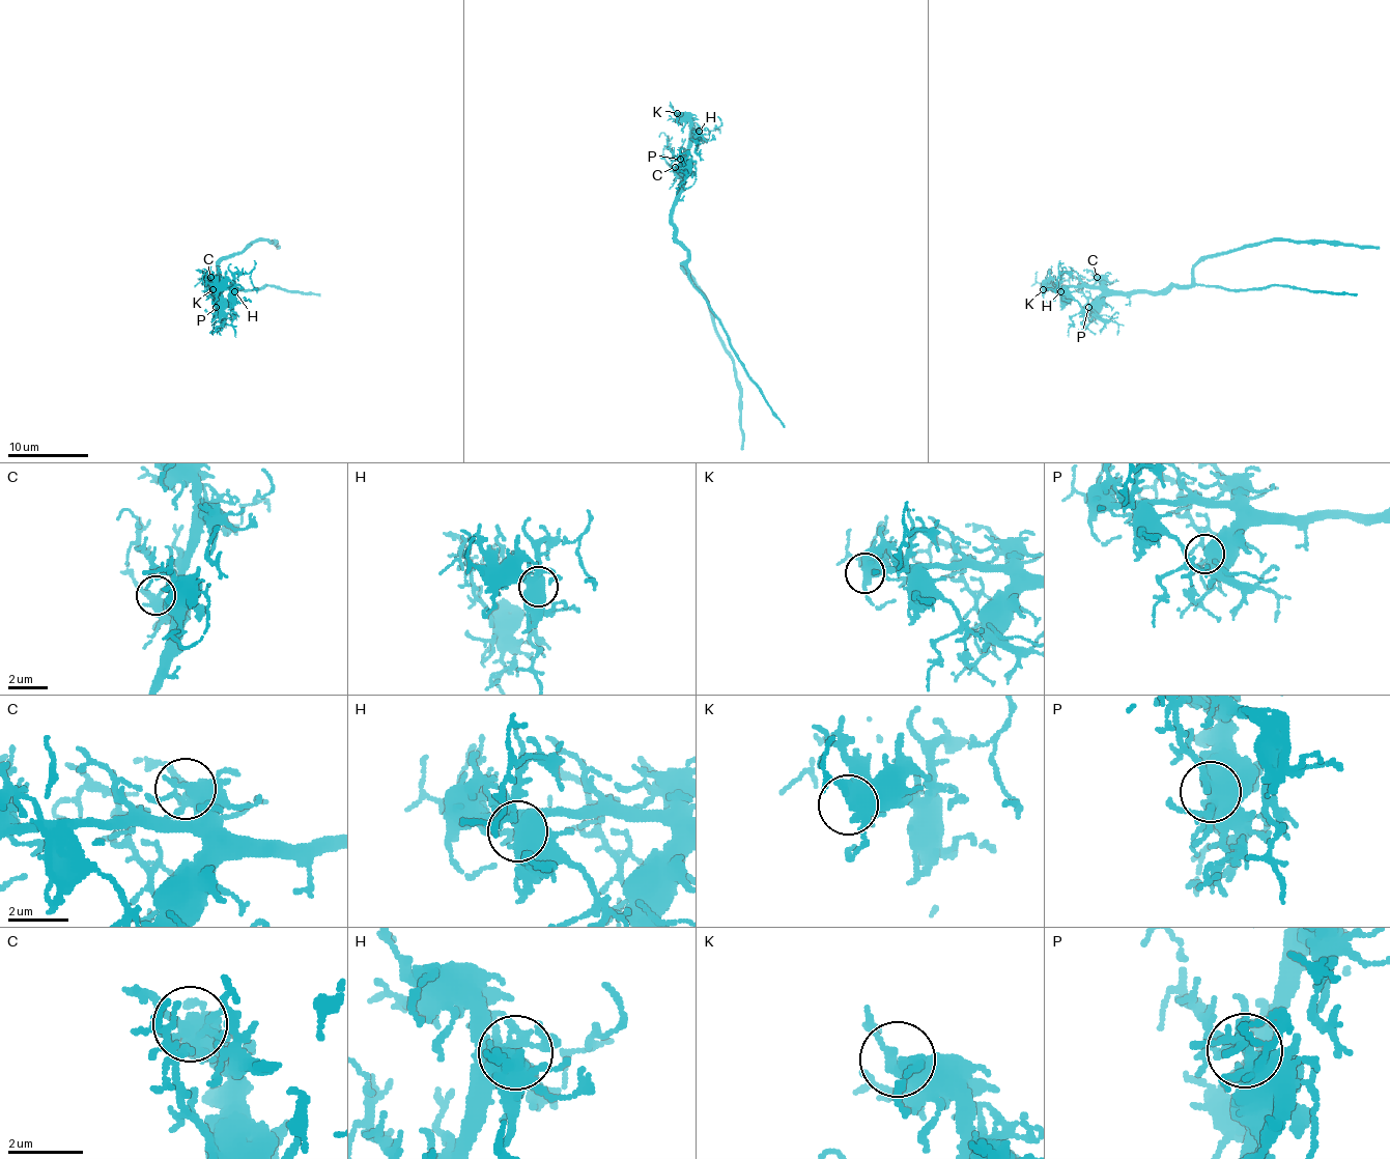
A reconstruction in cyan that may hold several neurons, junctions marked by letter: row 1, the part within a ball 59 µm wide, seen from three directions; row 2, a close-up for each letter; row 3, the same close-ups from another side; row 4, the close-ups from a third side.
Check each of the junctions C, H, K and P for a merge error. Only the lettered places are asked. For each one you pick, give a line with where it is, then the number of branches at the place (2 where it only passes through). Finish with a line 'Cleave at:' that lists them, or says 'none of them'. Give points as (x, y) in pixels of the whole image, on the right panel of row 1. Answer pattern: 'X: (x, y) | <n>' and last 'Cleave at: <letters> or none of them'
Cleave at: none of them

